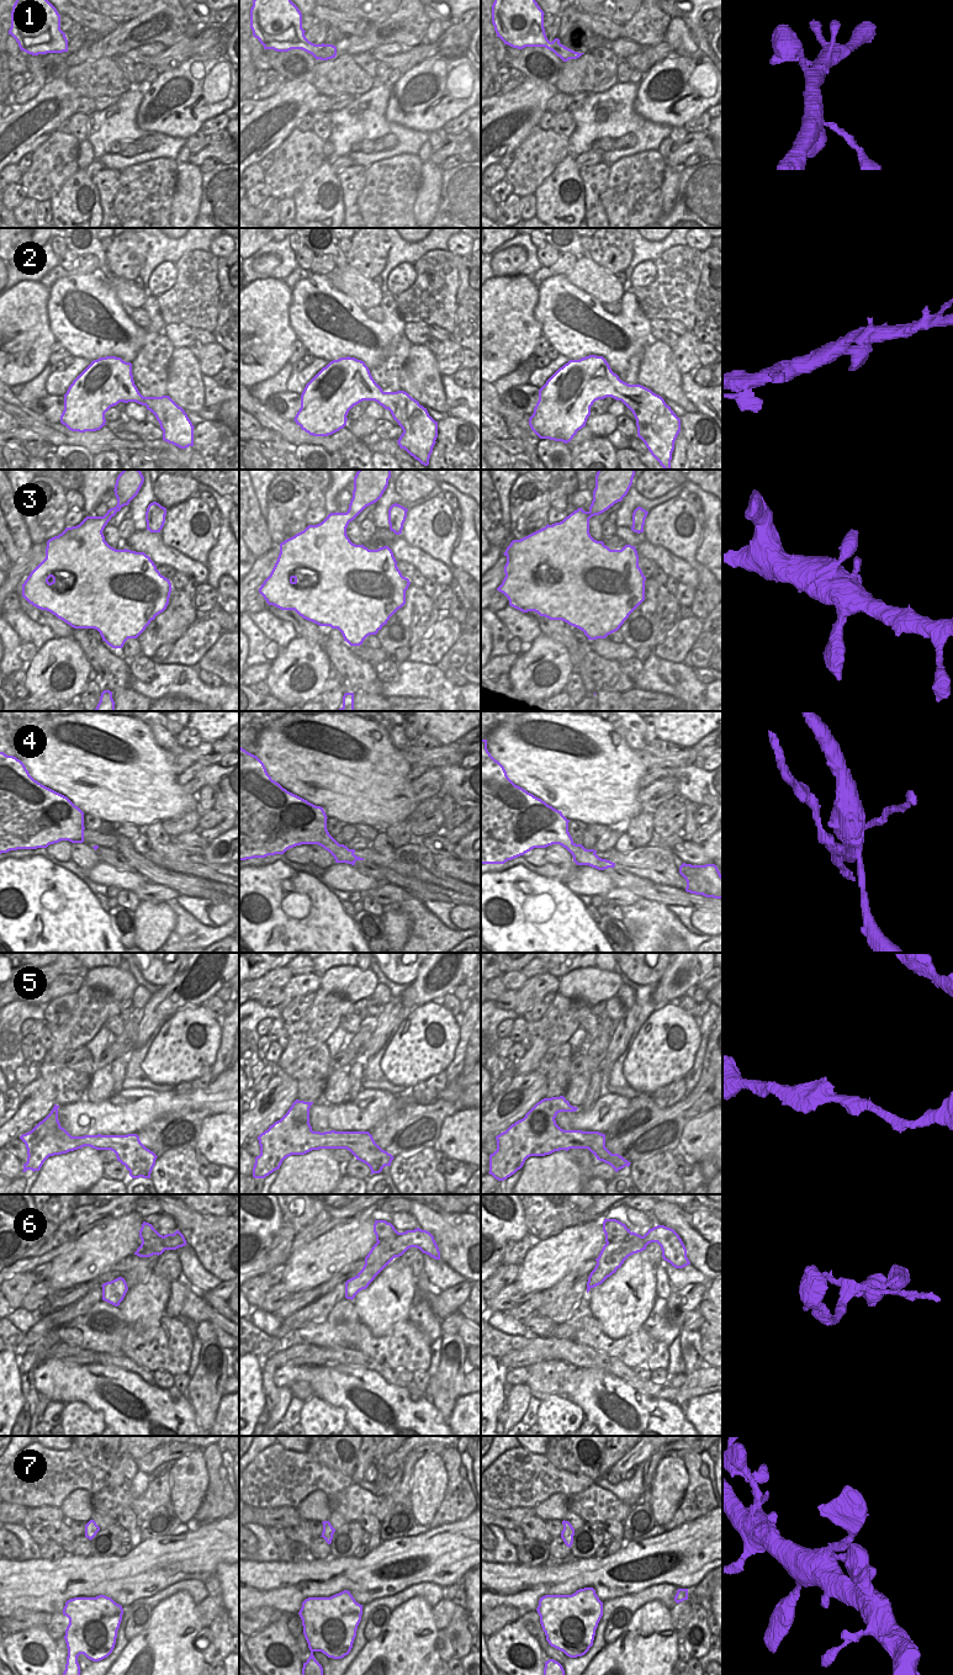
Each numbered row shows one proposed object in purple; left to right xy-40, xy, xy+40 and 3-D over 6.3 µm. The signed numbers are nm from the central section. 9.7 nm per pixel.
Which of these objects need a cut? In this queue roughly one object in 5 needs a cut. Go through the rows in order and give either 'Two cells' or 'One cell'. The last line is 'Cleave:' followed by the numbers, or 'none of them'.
1: One cell
2: One cell
3: One cell
4: Two cells
5: One cell
6: Two cells
7: One cell
Cleave: 4, 6.

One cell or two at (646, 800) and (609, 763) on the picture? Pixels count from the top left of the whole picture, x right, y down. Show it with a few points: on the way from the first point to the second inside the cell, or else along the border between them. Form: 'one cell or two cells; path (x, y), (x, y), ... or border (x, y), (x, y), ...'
two cells; border (640, 789), (638, 800), (641, 811)

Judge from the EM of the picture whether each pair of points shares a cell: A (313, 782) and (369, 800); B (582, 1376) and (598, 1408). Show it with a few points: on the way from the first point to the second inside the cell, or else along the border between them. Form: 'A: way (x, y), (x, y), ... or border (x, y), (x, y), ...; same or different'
A: way (327, 782), (350, 782), (355, 786); same
B: way (589, 1383), (596, 1389), (596, 1400); same

